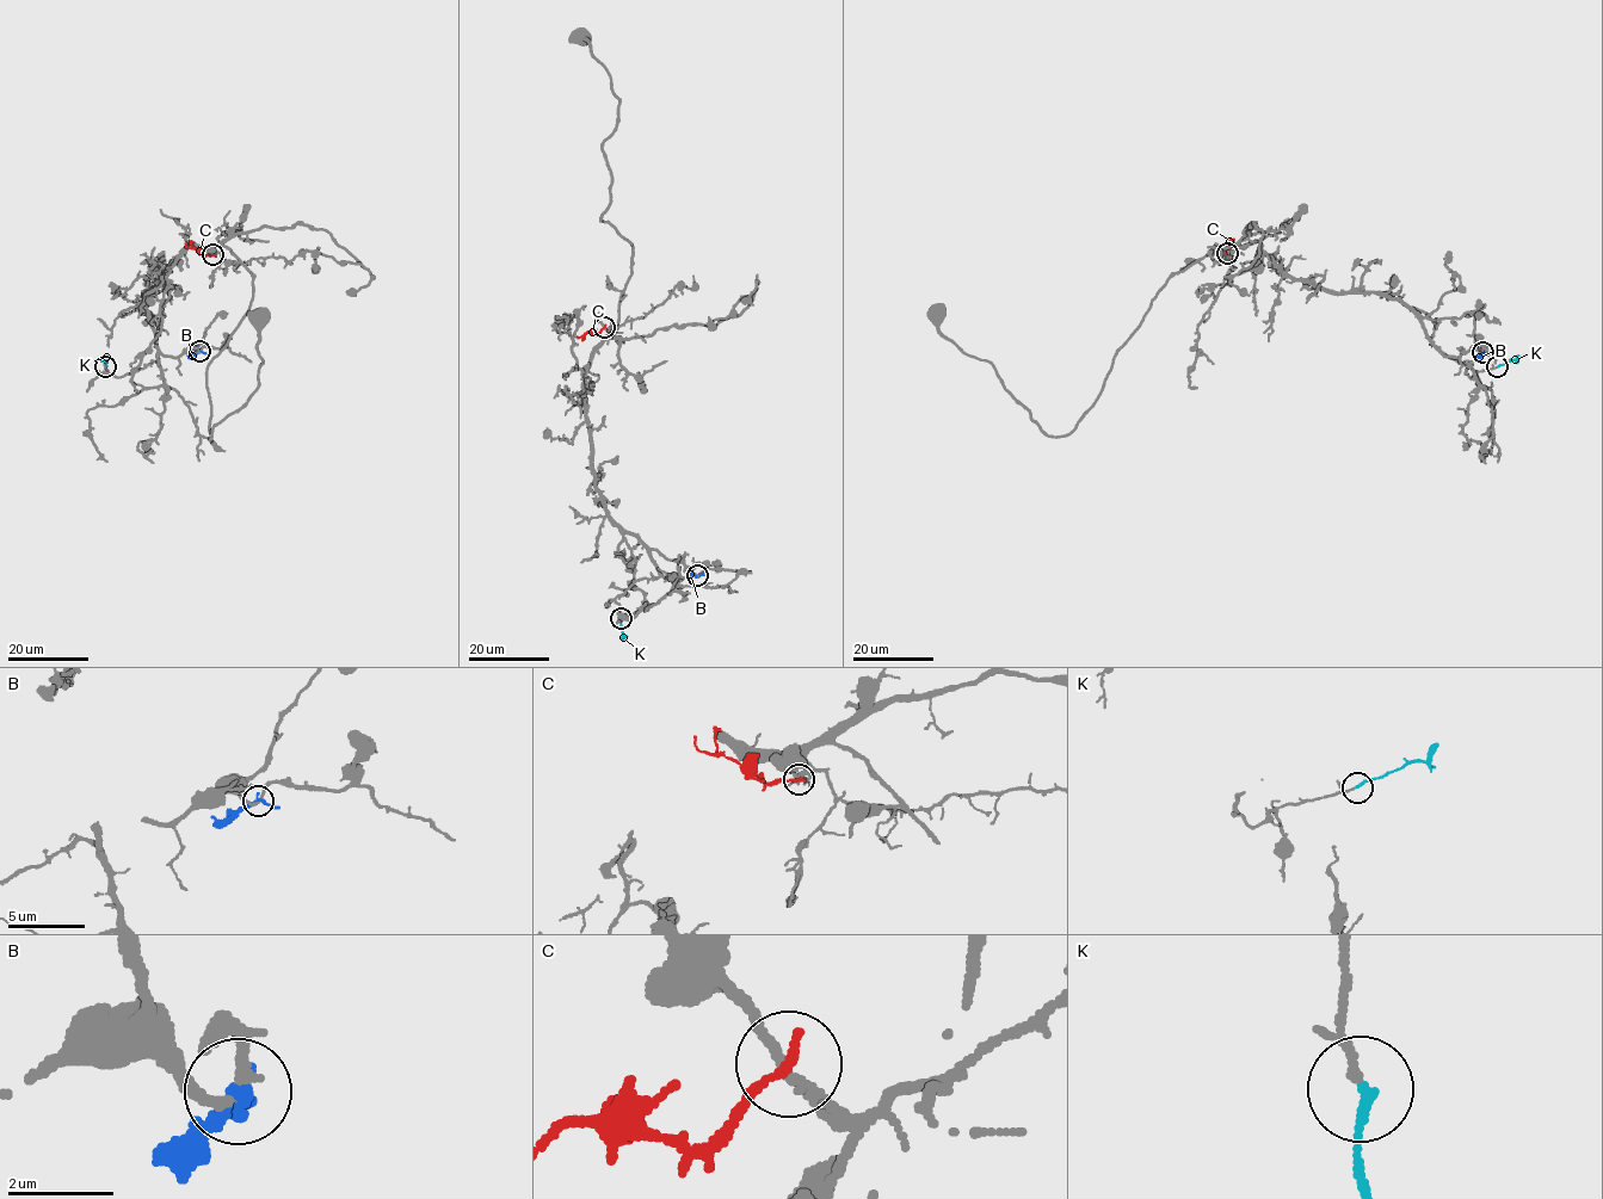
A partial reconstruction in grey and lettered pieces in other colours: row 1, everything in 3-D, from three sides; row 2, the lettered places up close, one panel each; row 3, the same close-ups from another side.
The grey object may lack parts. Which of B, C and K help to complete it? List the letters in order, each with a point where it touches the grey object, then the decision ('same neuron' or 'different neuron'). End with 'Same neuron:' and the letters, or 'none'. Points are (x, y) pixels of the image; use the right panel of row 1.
B: (1483, 352) | different neuron
C: (1227, 253) | different neuron
K: (1497, 366) | same neuron
Same neuron: K

